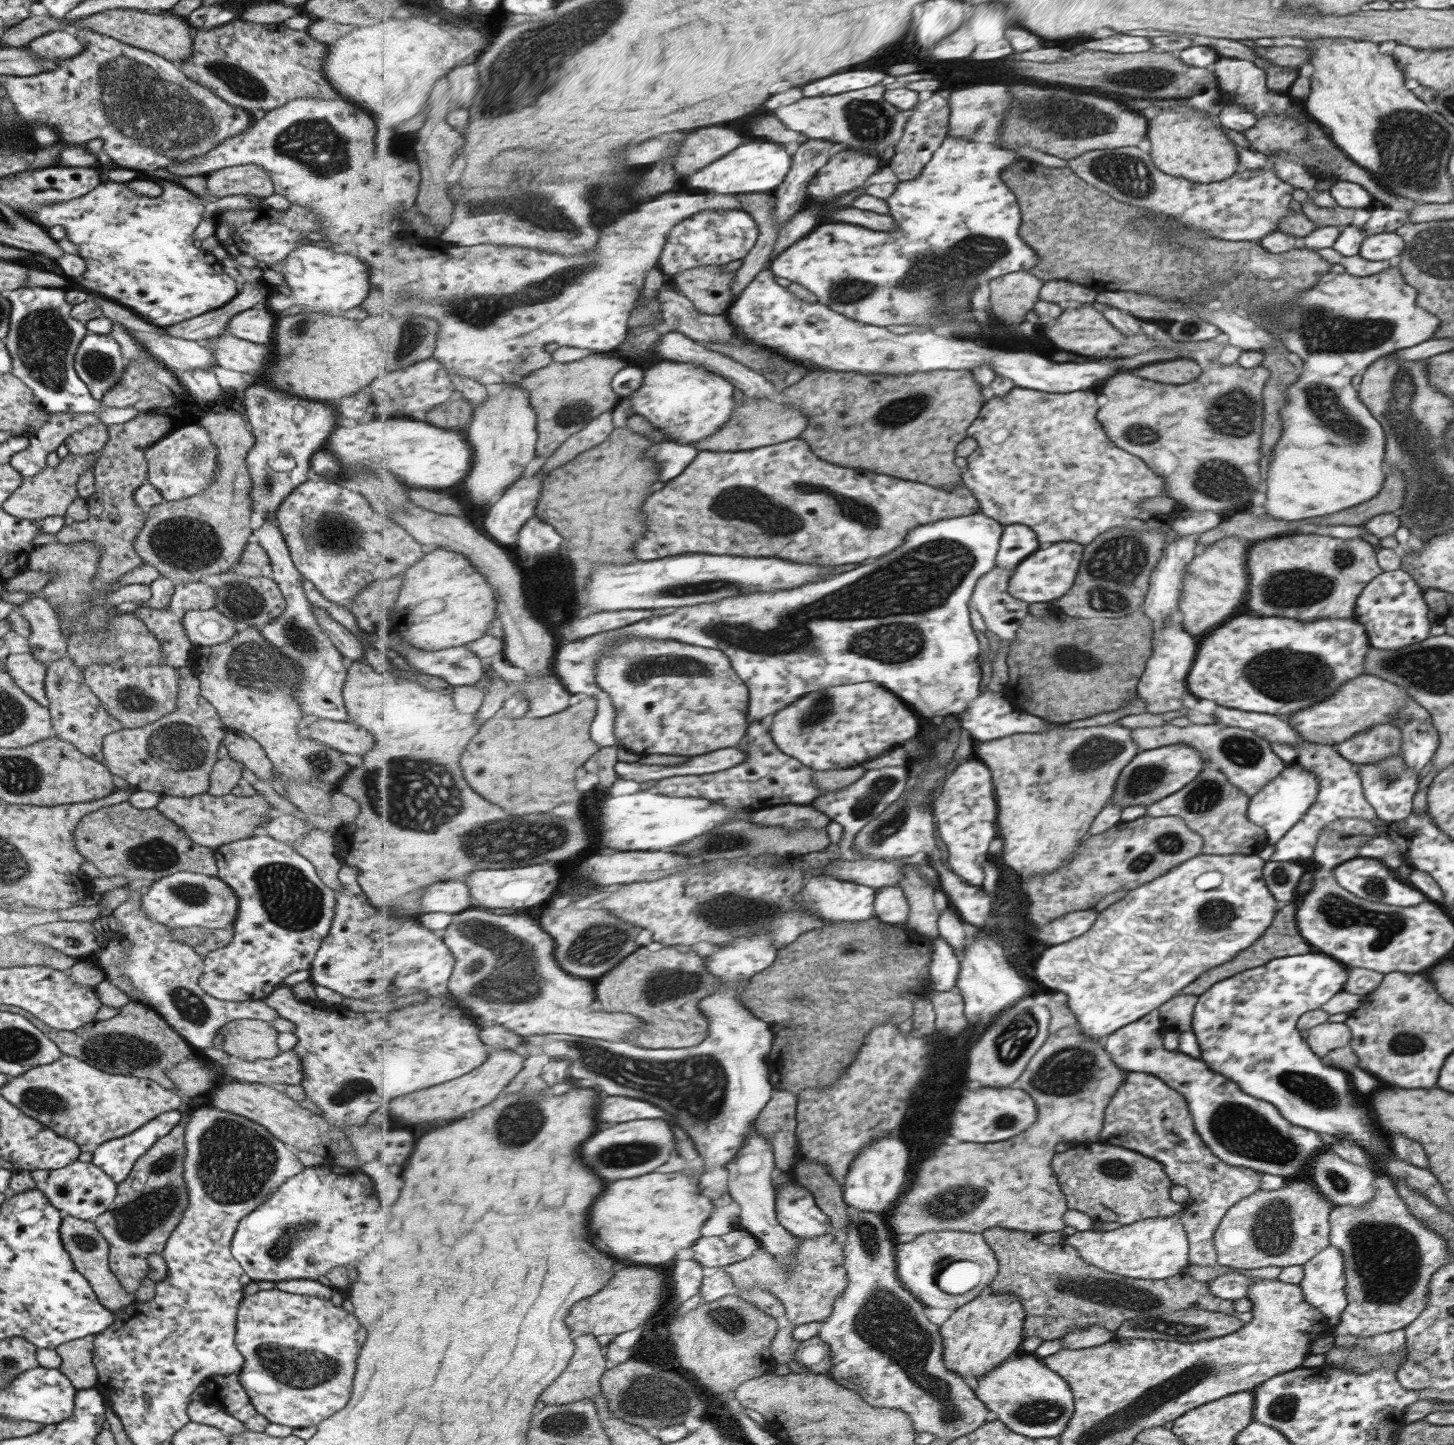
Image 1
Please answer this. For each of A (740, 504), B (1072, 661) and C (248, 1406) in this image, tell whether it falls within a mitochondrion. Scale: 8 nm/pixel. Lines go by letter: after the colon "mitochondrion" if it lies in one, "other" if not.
A: mitochondrion
B: other
C: other

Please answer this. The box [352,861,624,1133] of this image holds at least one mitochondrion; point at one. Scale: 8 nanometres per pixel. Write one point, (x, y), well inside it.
(505, 969)

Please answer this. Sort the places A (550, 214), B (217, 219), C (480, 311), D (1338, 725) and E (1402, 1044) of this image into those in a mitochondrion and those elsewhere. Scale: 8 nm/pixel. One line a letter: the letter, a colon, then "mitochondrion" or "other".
A: mitochondrion
B: other
C: mitochondrion
D: other
E: mitochondrion

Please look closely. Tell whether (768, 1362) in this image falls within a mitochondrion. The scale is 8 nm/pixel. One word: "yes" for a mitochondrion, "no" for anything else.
no

